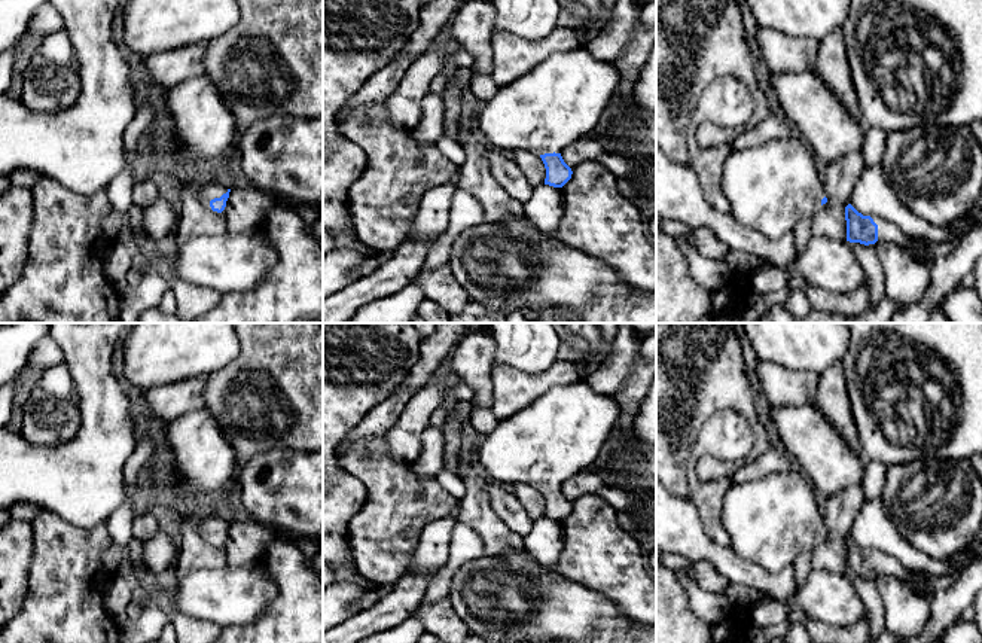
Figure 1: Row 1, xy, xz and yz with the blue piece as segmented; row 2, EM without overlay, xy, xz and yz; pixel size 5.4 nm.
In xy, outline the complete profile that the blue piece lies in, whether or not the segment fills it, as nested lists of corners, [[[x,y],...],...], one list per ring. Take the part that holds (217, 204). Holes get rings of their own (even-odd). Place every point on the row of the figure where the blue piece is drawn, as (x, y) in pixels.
[[[190,180],[187,183],[201,185],[201,199],[213,211],[222,213],[225,210],[231,192],[231,189],[228,189],[225,185],[222,185],[217,180],[207,182]]]

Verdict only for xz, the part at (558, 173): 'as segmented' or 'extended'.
extended

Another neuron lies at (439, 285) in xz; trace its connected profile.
[[[449,265],[421,269],[414,278],[426,299],[436,302],[449,316],[461,313],[470,302],[466,290],[455,280]]]

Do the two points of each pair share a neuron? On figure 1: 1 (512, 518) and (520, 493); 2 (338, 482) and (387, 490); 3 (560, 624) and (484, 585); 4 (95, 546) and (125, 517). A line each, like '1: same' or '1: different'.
1: different
2: different
3: same
4: different

